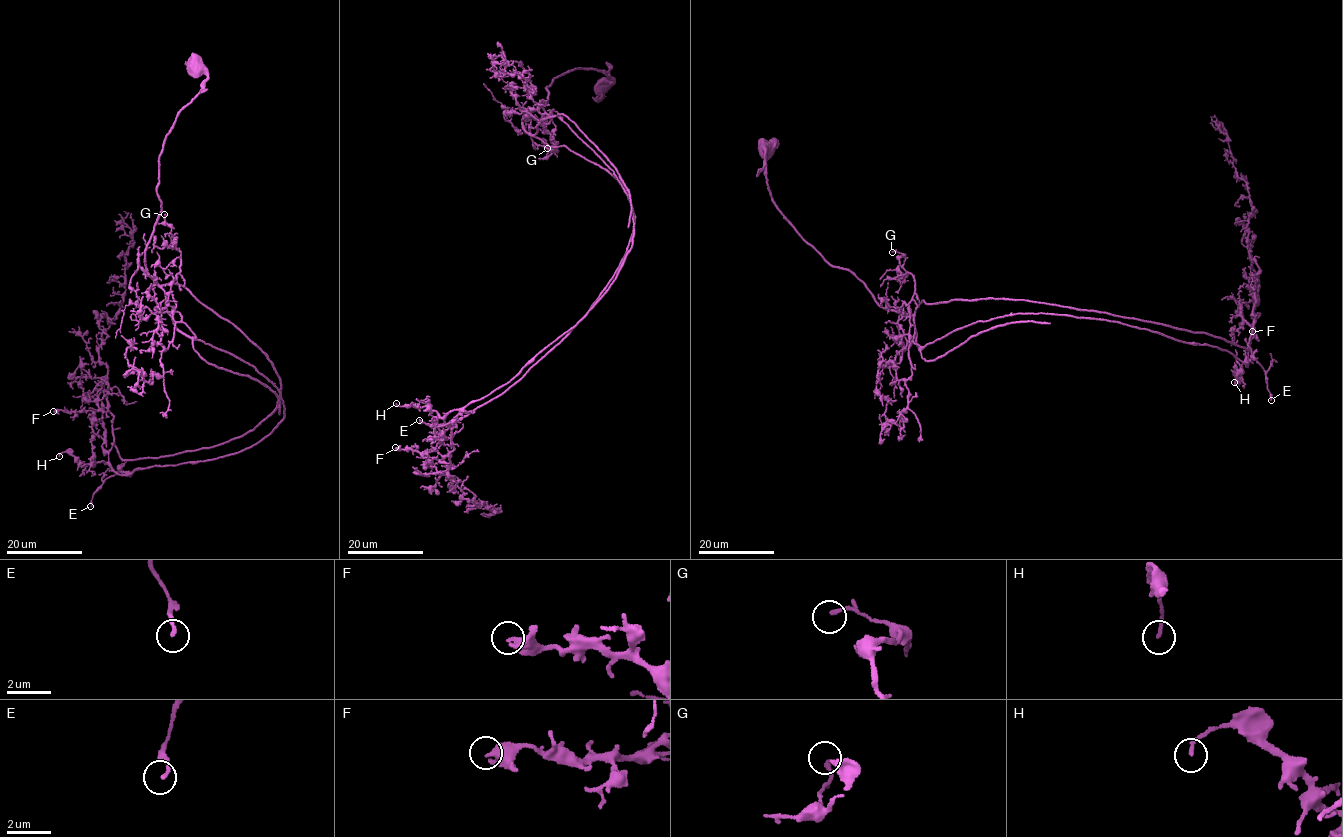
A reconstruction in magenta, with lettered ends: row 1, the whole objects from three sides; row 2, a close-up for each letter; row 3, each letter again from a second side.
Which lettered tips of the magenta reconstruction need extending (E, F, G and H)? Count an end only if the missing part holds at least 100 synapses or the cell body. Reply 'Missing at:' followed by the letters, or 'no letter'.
Missing at: no letter

